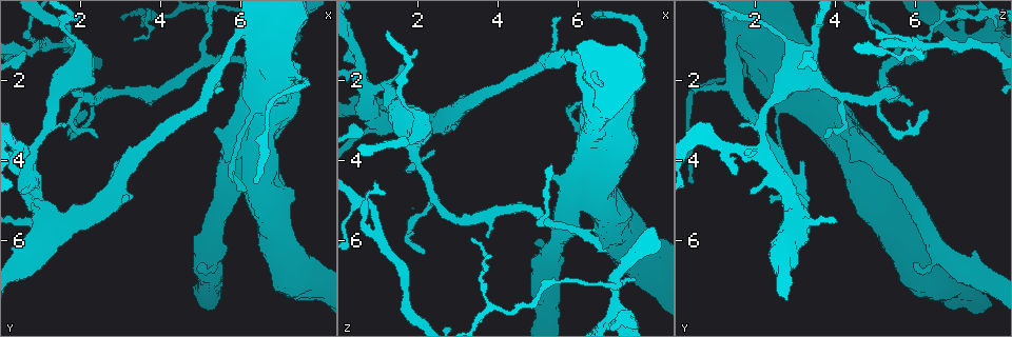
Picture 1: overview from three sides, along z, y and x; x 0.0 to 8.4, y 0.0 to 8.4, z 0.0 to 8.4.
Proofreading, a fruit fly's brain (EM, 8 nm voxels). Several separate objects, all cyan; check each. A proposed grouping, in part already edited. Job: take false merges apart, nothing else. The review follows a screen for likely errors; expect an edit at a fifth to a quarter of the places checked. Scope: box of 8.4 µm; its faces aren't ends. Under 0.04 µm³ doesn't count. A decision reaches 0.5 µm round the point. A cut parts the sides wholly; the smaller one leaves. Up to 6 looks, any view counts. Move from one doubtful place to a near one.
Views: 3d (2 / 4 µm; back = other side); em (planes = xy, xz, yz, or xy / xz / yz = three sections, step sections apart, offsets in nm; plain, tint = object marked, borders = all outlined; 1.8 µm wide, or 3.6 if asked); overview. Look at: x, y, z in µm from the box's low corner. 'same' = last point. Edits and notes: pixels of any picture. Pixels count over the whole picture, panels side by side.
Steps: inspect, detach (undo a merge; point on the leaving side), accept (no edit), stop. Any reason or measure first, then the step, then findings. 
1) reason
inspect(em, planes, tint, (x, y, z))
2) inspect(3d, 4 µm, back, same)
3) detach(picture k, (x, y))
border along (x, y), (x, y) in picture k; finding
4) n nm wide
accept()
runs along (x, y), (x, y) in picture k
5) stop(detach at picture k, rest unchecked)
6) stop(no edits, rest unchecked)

calibre changes
inspect(3d, 4 µm, (1.90, 1.65, 3.05))

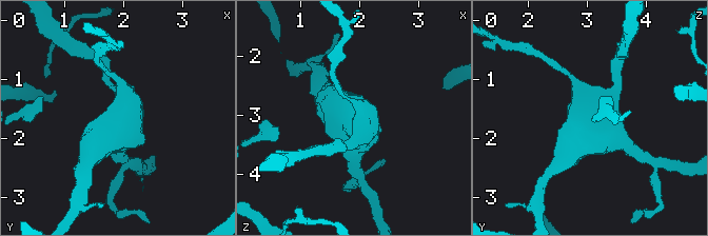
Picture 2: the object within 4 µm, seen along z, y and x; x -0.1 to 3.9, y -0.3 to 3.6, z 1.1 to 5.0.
4 arms; shape alone is not enough
inspect(em, 3.6 µm, xz, step 8, tint, (1.95, 1.70, 3.10))

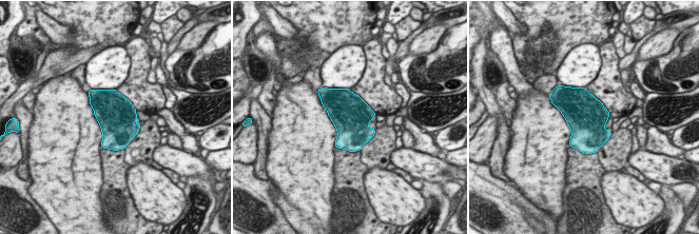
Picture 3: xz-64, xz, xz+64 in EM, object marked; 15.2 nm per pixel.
inspect(em, 3.6 µm, planes, tint, same)

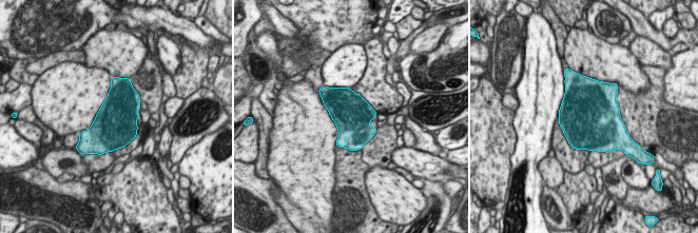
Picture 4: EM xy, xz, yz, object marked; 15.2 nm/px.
accept()
continuous, no second neuron

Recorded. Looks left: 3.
arms part here
inspect(em, planes, plain, (5.10, 1.50, 5.45))

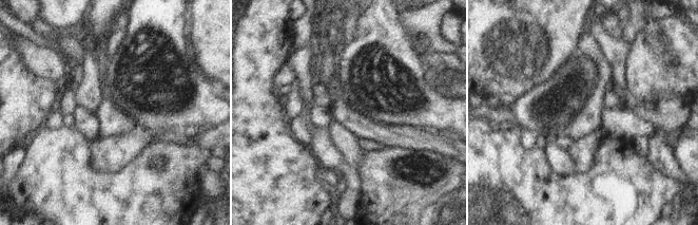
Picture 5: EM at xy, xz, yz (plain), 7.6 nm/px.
inspect(em, planes, tint, same)

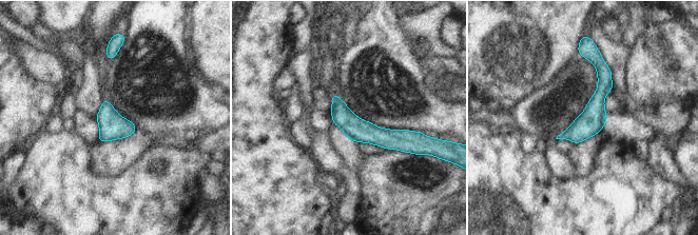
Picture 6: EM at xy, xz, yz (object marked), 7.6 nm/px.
accept()
one neuron here

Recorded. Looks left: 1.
inspect(em, planes, tint, (1.05, 1.15, 5.85))

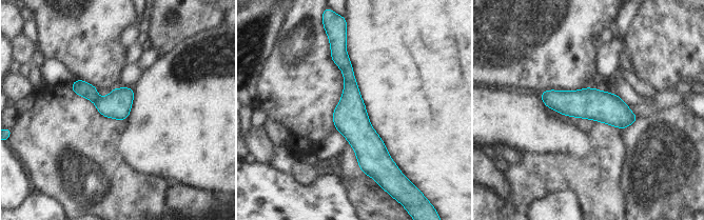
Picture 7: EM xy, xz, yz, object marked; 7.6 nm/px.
detach(picture 7, (80, 87))
border along (99, 98), (95, 103) in picture 7; a second neuron is stuck on

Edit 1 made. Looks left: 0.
stop(detach at picture 7, rest unchecked)

